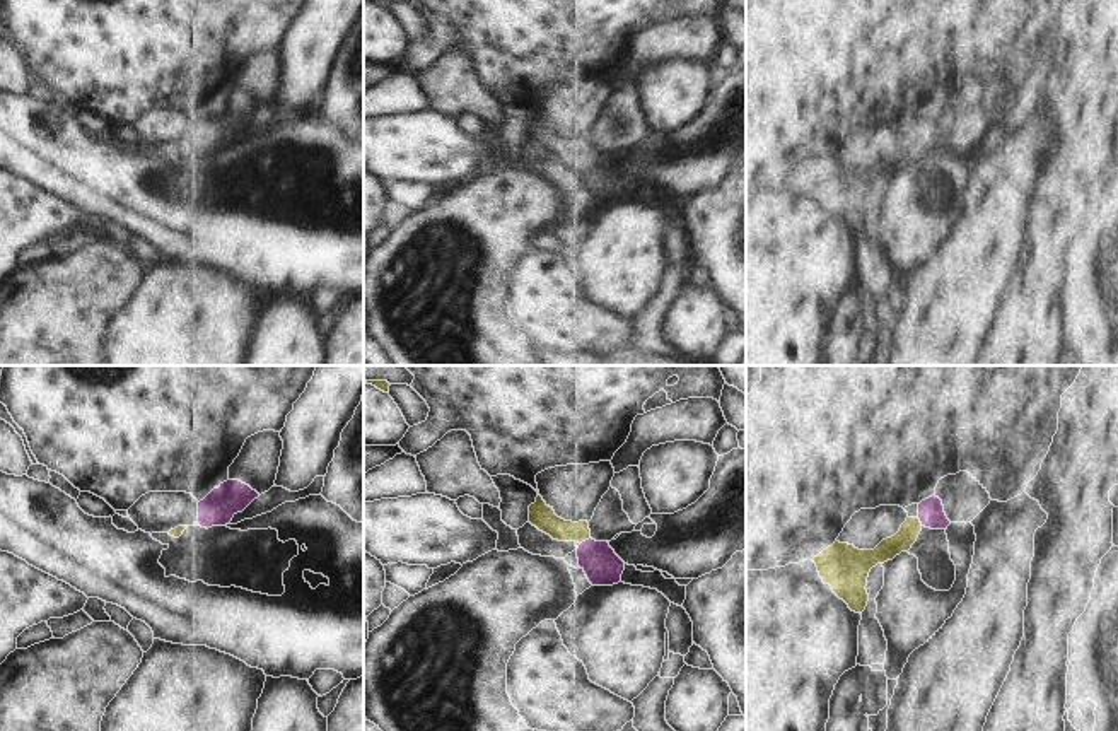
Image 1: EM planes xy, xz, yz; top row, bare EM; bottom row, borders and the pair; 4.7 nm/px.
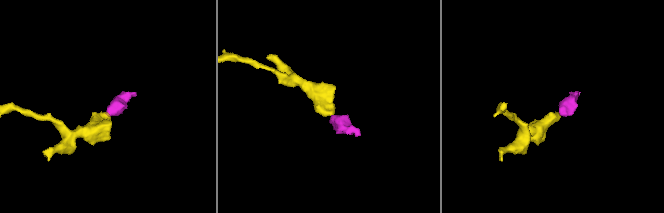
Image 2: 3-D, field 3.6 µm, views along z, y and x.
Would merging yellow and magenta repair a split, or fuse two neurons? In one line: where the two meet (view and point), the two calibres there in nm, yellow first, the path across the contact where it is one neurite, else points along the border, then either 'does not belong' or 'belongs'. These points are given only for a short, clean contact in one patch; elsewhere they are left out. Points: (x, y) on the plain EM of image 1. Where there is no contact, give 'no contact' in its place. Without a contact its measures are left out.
contact xz (584, 157); calibres 120 and 180 nm; way xz (541, 134), (584, 157), (603, 185); belongs

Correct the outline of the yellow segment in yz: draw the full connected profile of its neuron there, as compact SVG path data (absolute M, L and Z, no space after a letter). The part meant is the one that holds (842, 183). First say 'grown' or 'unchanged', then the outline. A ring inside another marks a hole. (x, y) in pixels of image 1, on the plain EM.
grown; M934 111L918 121L918 133L906 135L900 149L882 157L874 167L859 167L853 162L835 159L823 167L812 179L819 195L830 202L833 210L843 217L855 231L865 227L867 195L872 184L893 178L901 169L908 169L917 159L922 145L947 147L951 138L944 130L942 118Z

